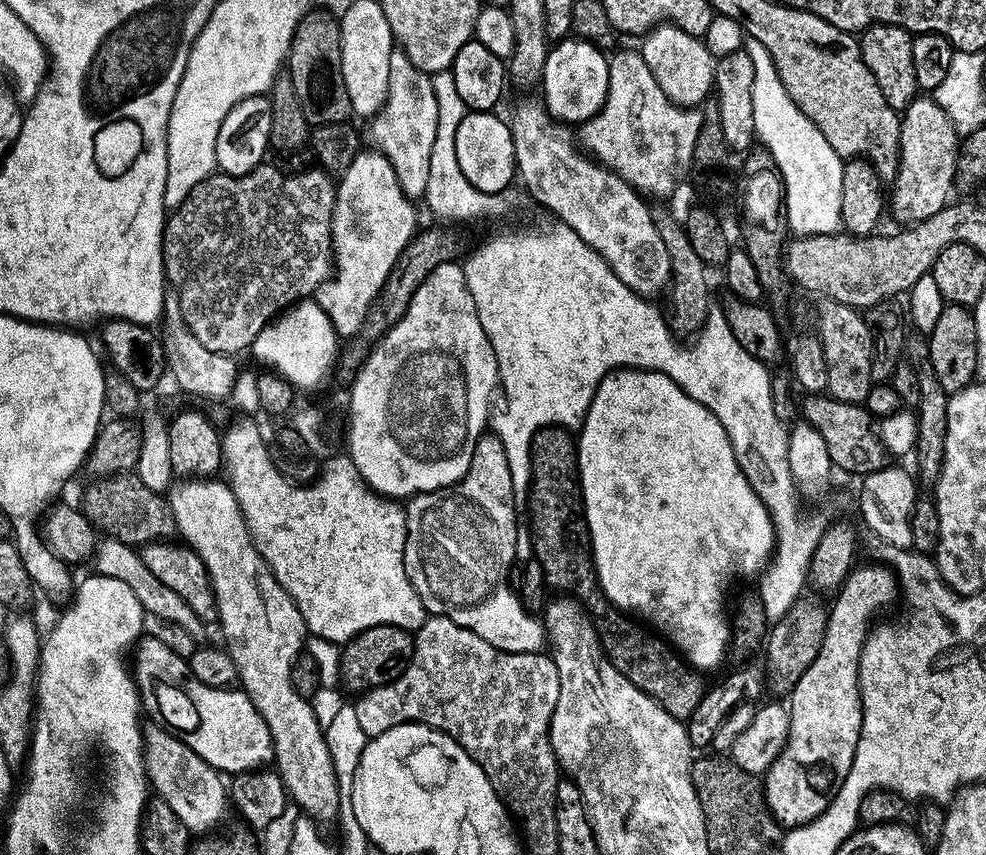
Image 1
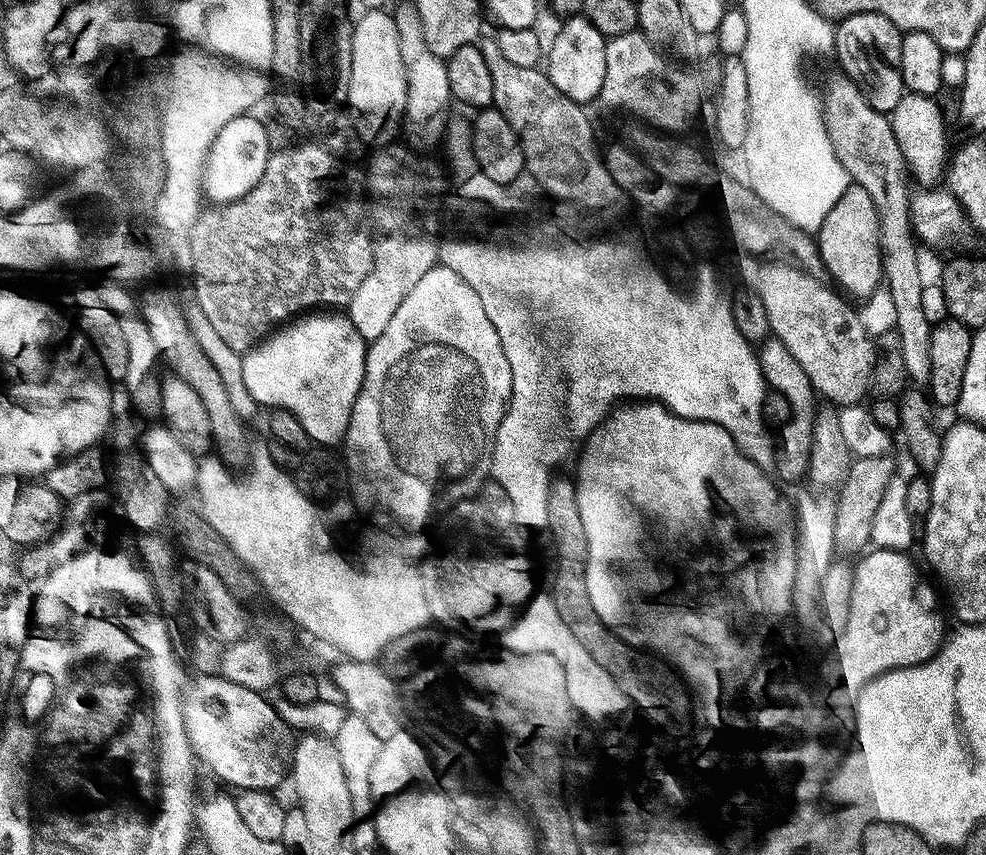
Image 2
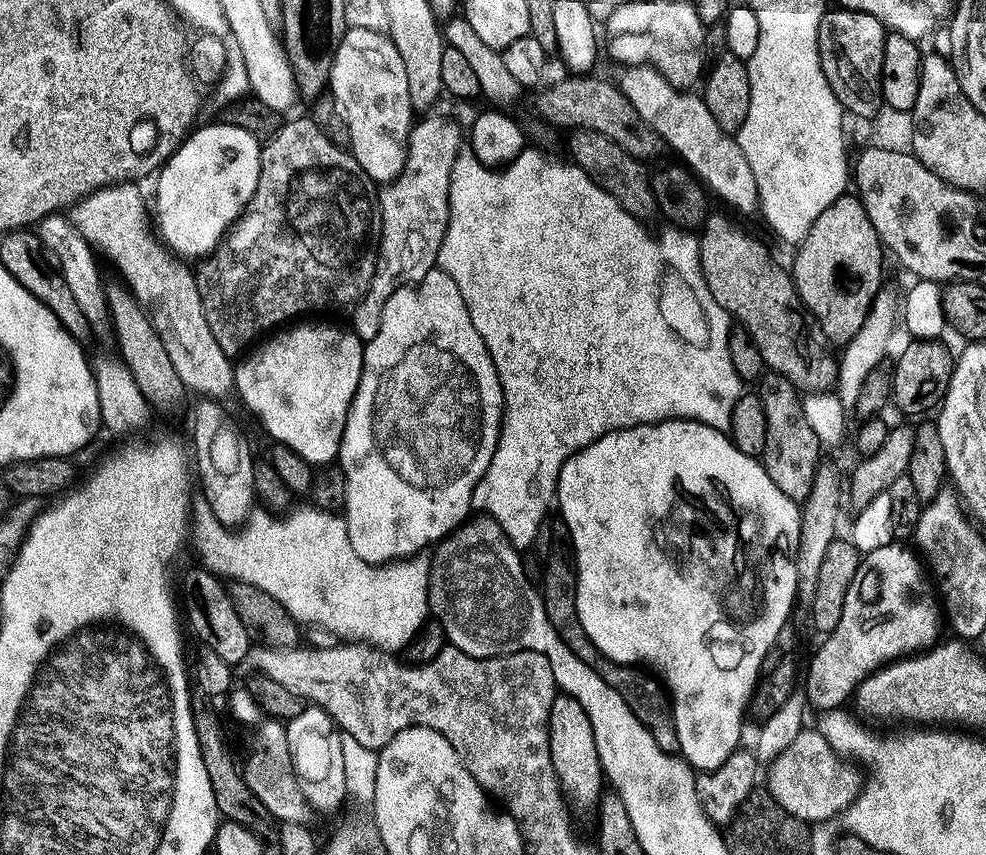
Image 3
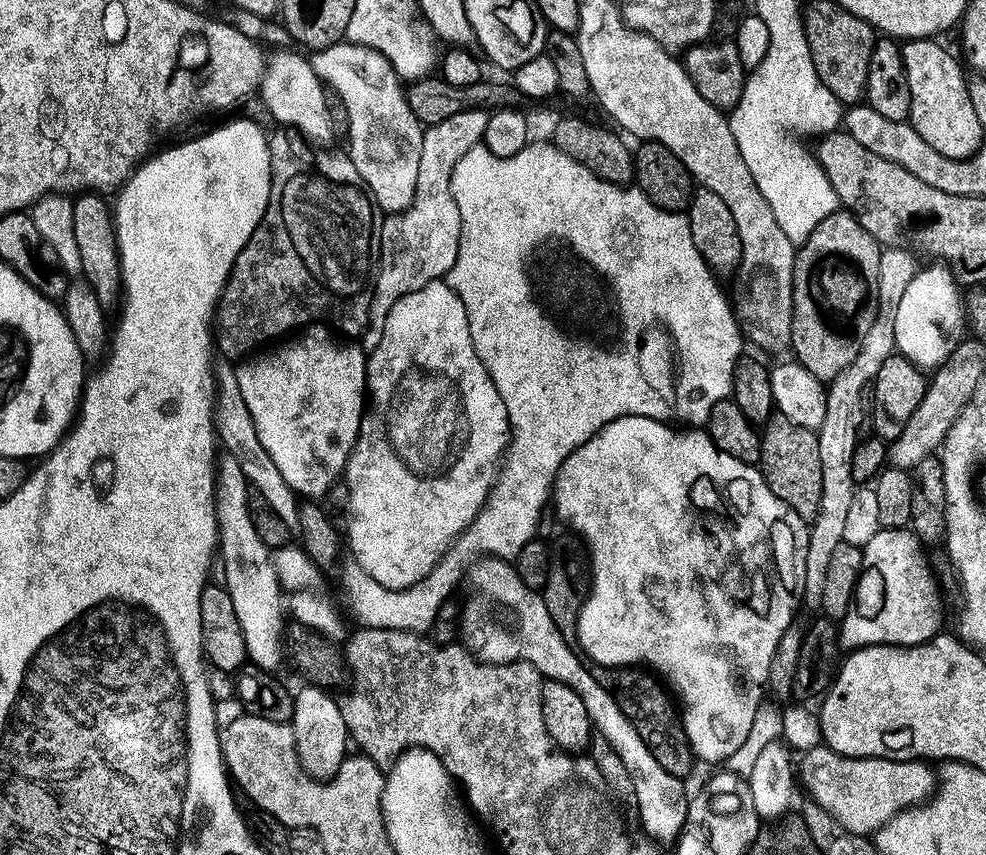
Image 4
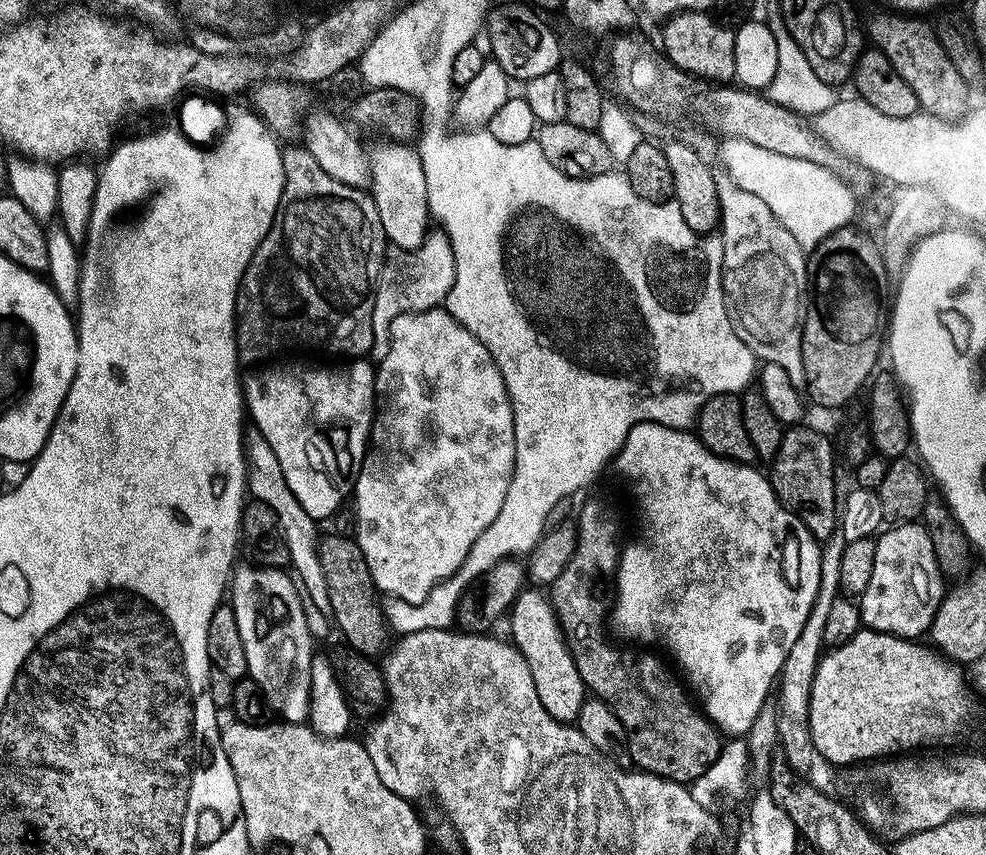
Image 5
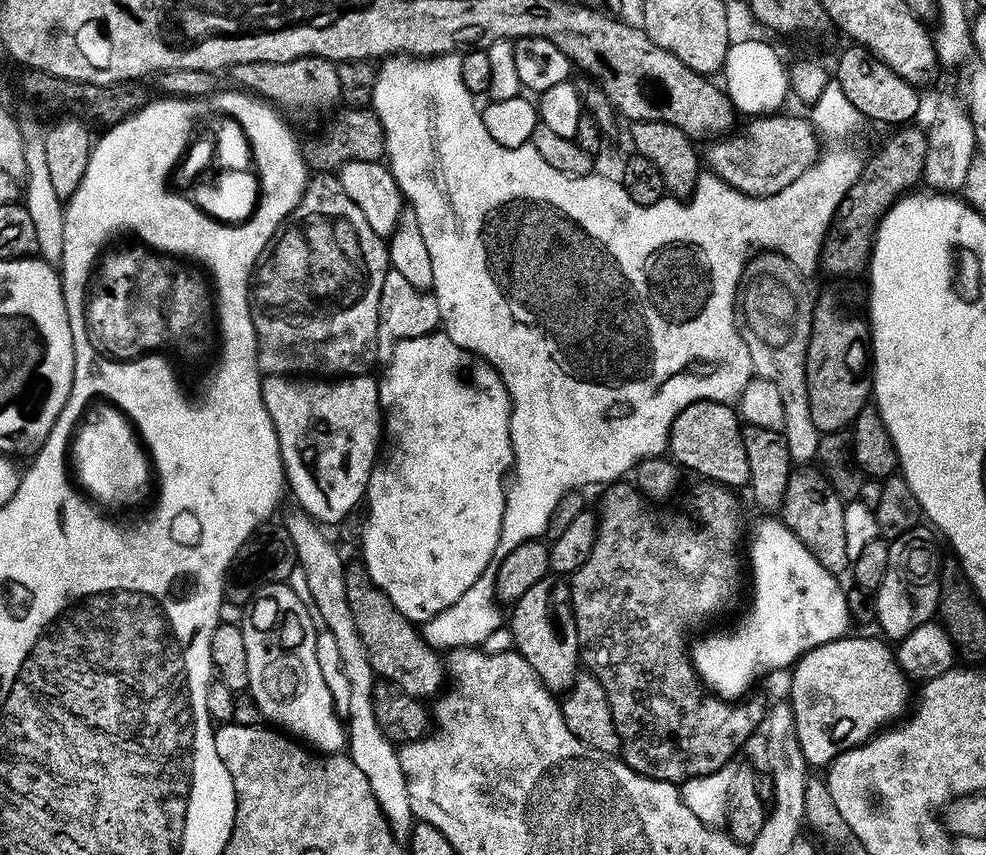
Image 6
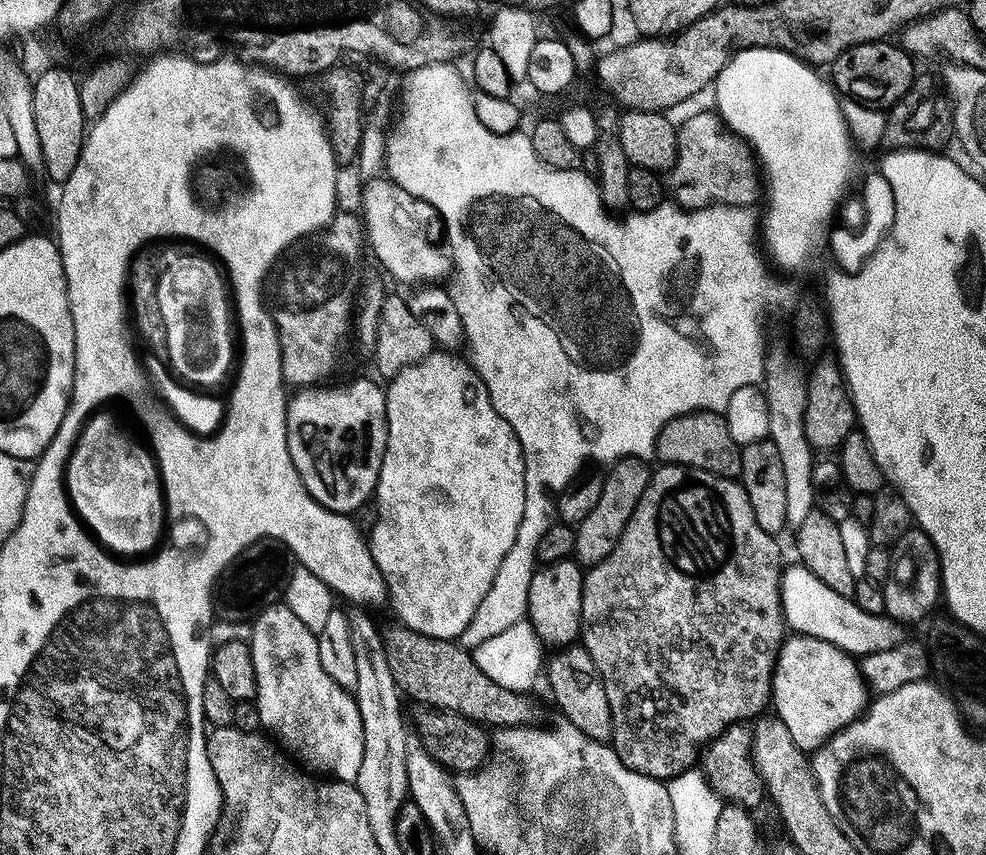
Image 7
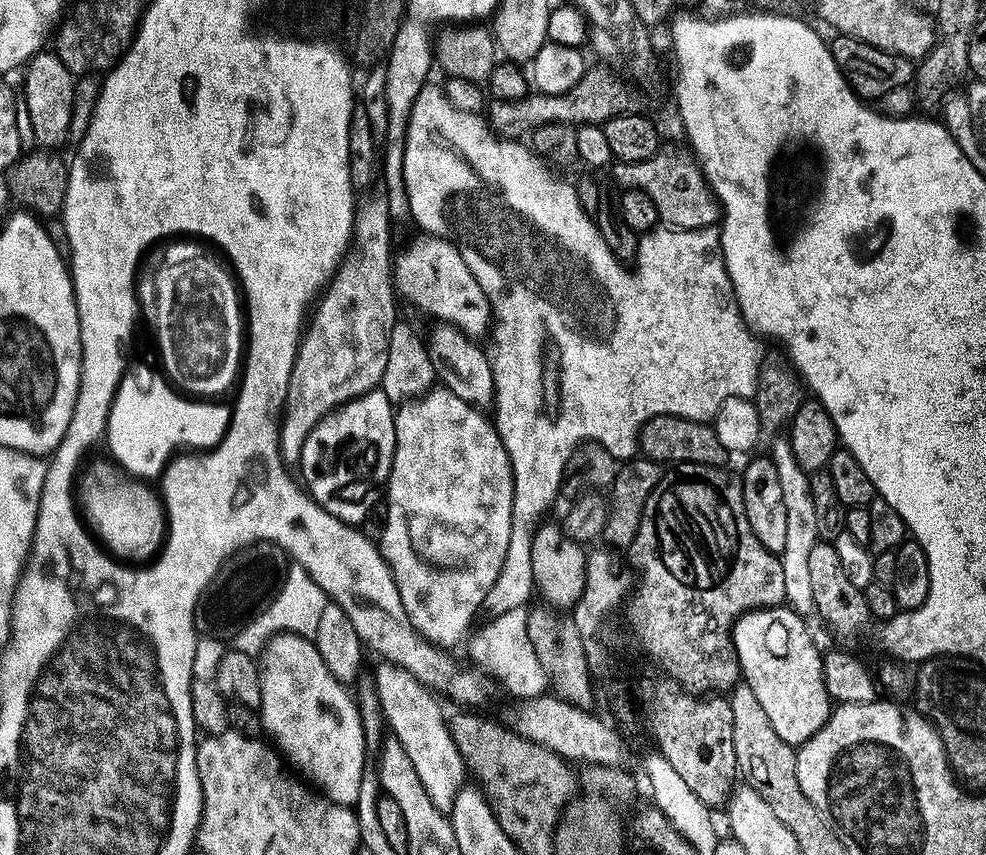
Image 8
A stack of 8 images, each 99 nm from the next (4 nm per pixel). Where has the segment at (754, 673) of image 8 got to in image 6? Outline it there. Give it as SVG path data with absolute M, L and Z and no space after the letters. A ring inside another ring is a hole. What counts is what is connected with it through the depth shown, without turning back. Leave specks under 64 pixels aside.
M855 634L842 636L838 640L831 640L829 644L811 648L791 669L793 672L790 703L794 726L797 728L797 738L805 761L813 769L827 769L835 756L866 743L877 732L895 725L909 711L910 681L896 661L893 649L883 639L880 640L871 640L868 636Z

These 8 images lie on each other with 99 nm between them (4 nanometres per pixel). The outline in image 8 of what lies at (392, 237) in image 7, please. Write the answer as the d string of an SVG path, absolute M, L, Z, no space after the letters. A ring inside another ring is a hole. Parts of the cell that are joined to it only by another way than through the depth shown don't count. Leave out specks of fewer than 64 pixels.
M425 235L422 239L412 243L406 252L397 253L393 259L393 283L397 293L431 317L437 312L488 311L490 306L485 292L455 246L432 235Z

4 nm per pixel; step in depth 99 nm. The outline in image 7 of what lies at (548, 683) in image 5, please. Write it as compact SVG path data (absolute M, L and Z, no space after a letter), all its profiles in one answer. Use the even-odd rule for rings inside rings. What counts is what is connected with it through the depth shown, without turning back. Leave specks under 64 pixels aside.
M570 558L541 565L532 573L526 618L543 645L561 648L577 641L581 622L583 573L580 564Z

